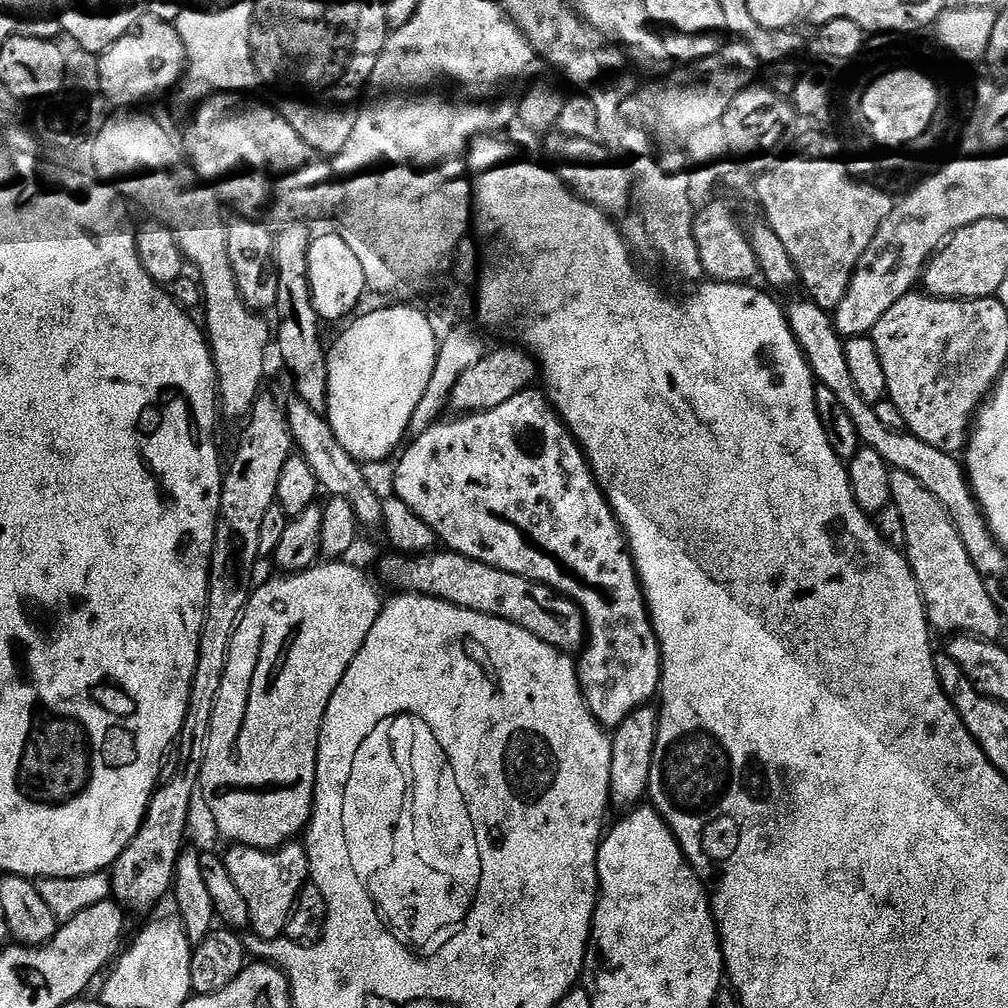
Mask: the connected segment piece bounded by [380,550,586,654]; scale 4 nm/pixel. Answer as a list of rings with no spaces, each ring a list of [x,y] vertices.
[[[433,550],[427,554],[392,554],[396,556],[384,556],[380,560],[380,572],[384,575],[384,580],[388,584],[393,584],[396,590],[403,590],[408,594],[419,594],[421,596],[435,596],[437,600],[445,600],[459,608],[469,608],[478,614],[490,614],[494,618],[502,618],[506,622],[514,622],[514,626],[522,626],[522,630],[530,630],[530,634],[534,634],[534,638],[542,638],[542,642],[546,642],[550,646],[554,646],[560,652],[569,654],[575,653],[577,650],[583,649],[586,643],[586,625],[582,610],[577,606],[569,596],[561,596],[560,593],[554,591],[550,586],[546,586],[542,582],[534,582],[530,578],[522,578],[518,574],[510,574],[506,570],[498,570],[494,566],[490,566],[486,562],[478,562],[474,558],[466,558],[462,554],[451,550]]]

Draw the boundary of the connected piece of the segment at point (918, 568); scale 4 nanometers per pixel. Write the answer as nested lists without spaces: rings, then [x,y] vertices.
[[[905,472],[891,473],[890,490],[891,503],[902,514],[905,526],[903,547],[912,573],[916,575],[929,625],[935,631],[937,628],[947,634],[967,634],[981,636],[983,640],[996,640],[1006,624],[1005,617],[1000,615],[994,598],[990,598],[984,577],[974,570],[974,562],[970,562],[970,554],[966,554],[966,546],[962,546],[962,538],[958,538],[958,530],[954,530],[954,522],[938,498],[922,487],[914,474]]]

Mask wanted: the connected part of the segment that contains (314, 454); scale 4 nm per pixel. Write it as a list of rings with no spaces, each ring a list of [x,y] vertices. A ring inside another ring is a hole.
[[[295,398],[289,400],[290,402],[287,401],[286,404],[288,429],[292,432],[299,455],[303,456],[305,462],[311,466],[319,487],[324,492],[328,491],[331,497],[346,498],[354,506],[355,516],[360,519],[361,525],[365,529],[379,529],[384,523],[384,500],[375,496],[364,476],[363,470],[365,471],[365,469],[361,463],[353,459],[350,454],[346,454],[342,442],[338,442],[334,430],[329,426],[325,417],[314,414],[314,410],[310,410],[310,406],[306,406],[306,402]]]

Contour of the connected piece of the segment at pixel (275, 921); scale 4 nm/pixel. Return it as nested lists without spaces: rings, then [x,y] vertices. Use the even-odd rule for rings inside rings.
[[[289,842],[282,848],[265,850],[262,848],[246,848],[243,846],[229,847],[229,852],[223,853],[226,870],[230,870],[230,878],[238,886],[242,898],[246,898],[246,907],[250,909],[250,928],[255,935],[264,940],[279,940],[284,936],[290,914],[294,910],[294,902],[304,884],[309,883],[308,850],[303,843]]]

